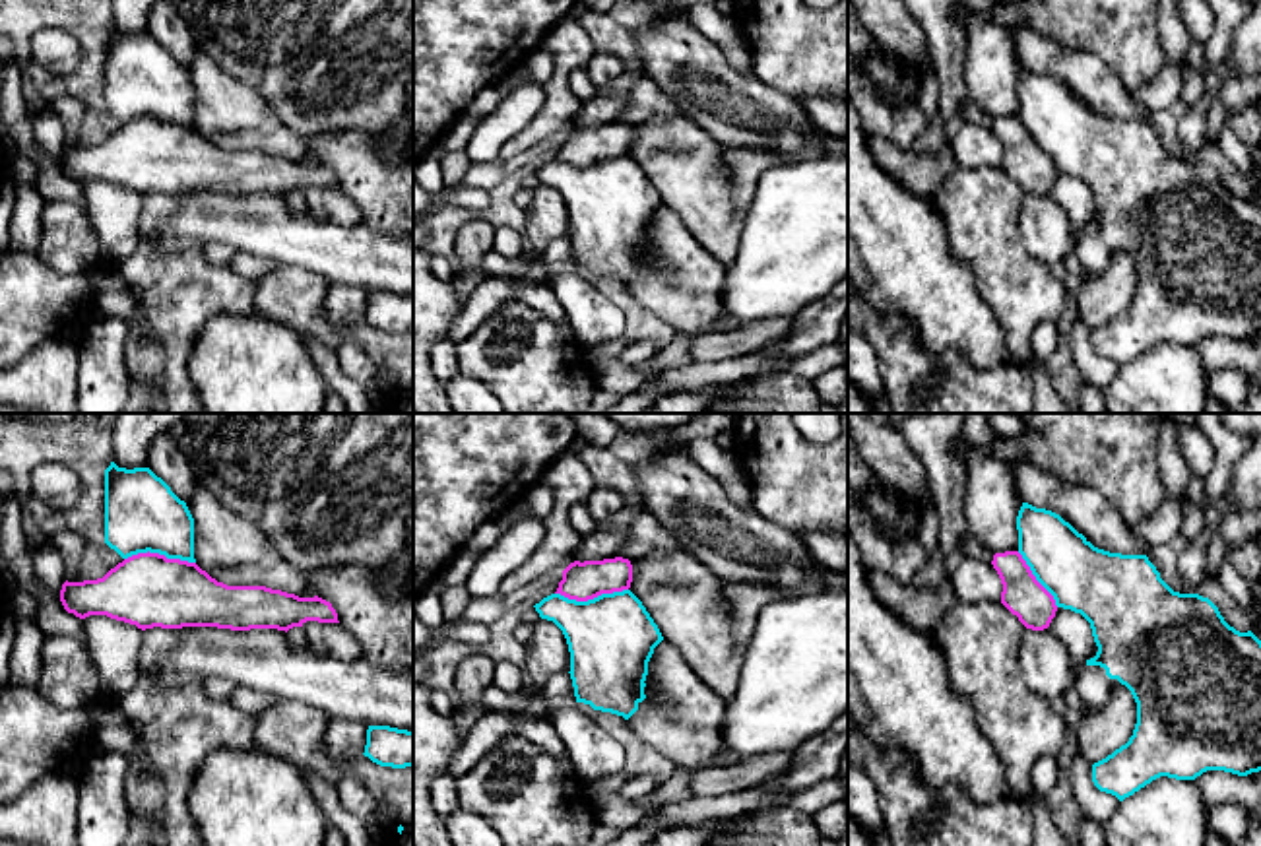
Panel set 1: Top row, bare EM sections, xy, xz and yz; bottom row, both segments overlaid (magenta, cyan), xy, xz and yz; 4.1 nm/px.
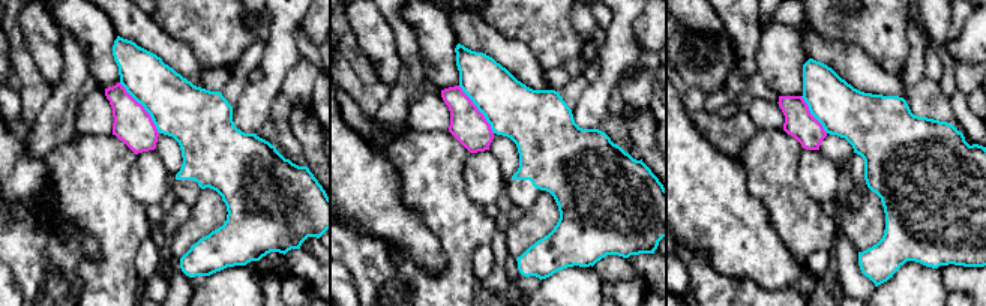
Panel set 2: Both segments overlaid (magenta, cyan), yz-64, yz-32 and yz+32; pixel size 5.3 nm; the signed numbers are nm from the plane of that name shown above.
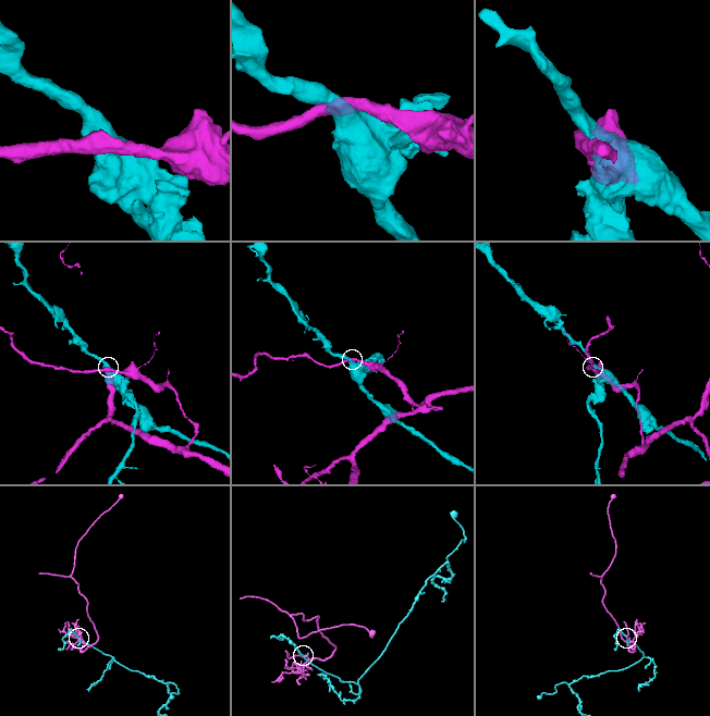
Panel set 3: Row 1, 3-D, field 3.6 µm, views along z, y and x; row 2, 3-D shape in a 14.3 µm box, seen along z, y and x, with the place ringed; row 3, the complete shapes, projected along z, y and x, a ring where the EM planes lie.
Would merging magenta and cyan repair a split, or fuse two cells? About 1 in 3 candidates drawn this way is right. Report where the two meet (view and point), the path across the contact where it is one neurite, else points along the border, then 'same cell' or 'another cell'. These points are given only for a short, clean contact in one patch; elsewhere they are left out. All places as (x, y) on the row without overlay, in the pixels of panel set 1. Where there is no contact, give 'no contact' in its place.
xz (590, 163) | another cell

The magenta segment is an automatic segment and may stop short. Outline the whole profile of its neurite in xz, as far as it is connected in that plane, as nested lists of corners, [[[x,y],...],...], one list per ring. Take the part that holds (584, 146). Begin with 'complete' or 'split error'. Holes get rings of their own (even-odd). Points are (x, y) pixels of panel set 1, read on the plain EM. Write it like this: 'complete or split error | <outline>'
complete | [[[629,124],[574,126],[563,136],[563,146],[555,159],[576,167],[588,167],[601,159],[629,155],[630,147],[632,130]]]

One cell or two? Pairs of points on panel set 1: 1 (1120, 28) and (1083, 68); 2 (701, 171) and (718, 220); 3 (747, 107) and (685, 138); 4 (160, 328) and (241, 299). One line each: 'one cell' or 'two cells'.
1: two cells
2: one cell
3: two cells
4: one cell

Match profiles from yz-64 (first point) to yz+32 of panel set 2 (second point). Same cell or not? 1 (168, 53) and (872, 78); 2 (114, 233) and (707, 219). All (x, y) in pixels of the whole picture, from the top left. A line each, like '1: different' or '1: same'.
1: same
2: different

